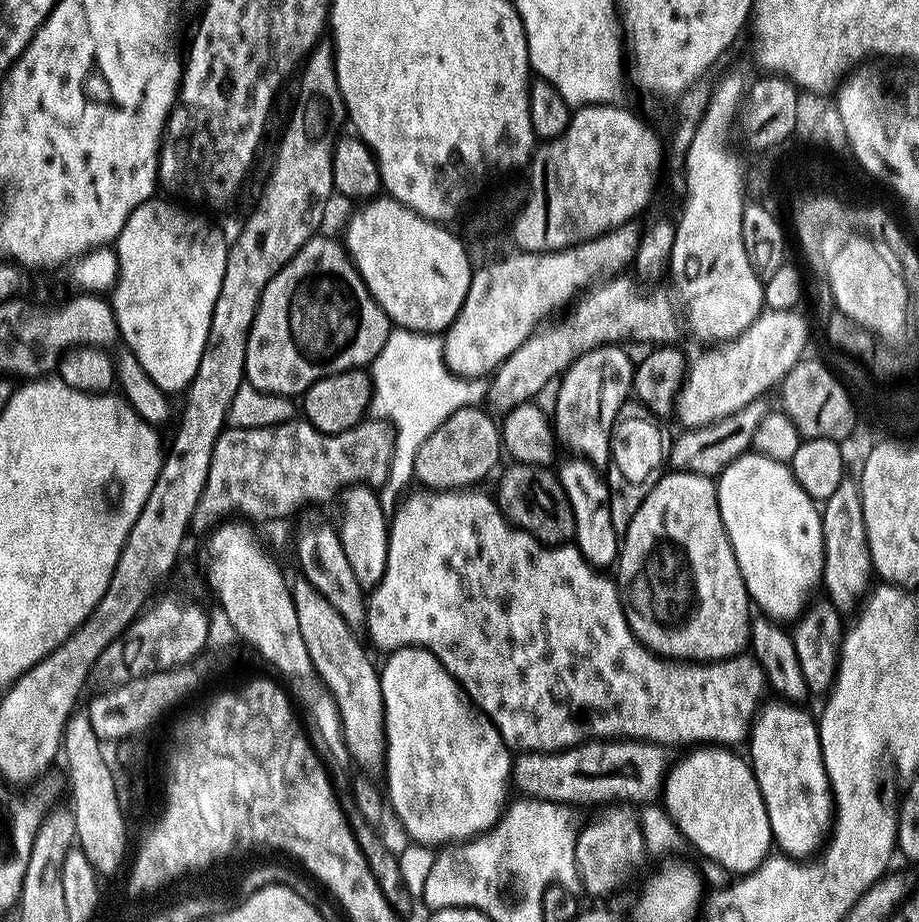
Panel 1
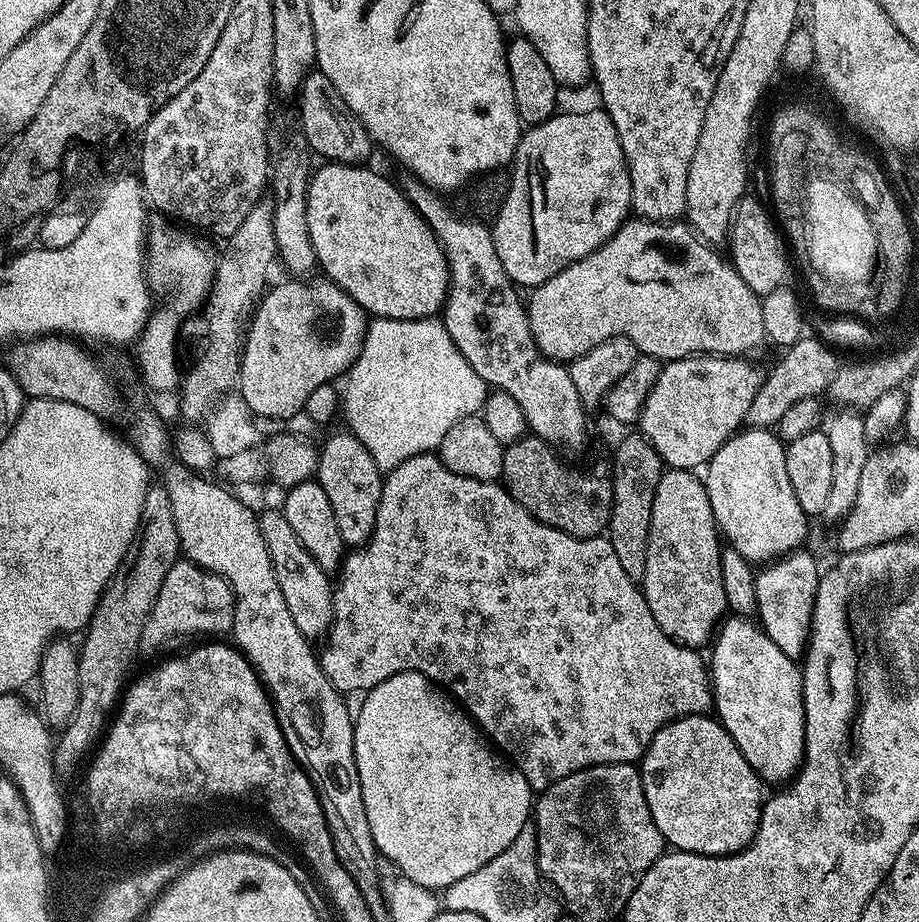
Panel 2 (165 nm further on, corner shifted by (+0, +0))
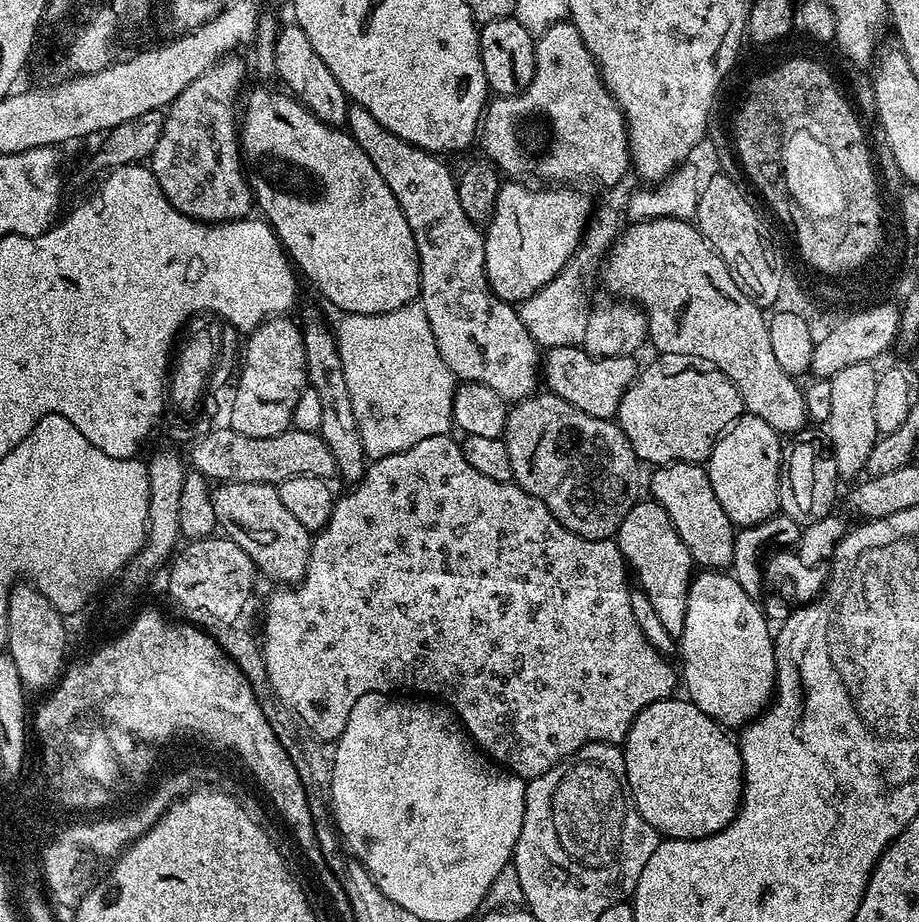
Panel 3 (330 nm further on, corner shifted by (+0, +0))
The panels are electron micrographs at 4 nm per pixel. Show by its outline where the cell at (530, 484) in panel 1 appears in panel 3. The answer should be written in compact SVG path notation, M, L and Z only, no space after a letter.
M547 390L517 400L508 409L506 426L502 437L506 450L510 453L512 480L526 494L538 498L554 514L566 530L587 540L607 540L615 537L620 529L622 518L630 514L635 506L640 488L641 461L636 459L634 450L620 429L619 423L612 420L594 418L558 398Z

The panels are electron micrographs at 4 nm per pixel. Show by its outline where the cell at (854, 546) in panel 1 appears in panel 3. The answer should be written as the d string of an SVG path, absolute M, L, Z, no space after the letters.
M871 363L846 366L831 378L832 409L826 431L828 441L832 444L832 457L836 460L836 474L841 481L855 481L860 476L859 472L863 473L867 469L870 450L874 450L878 439L874 418L874 392L878 372L872 367Z

